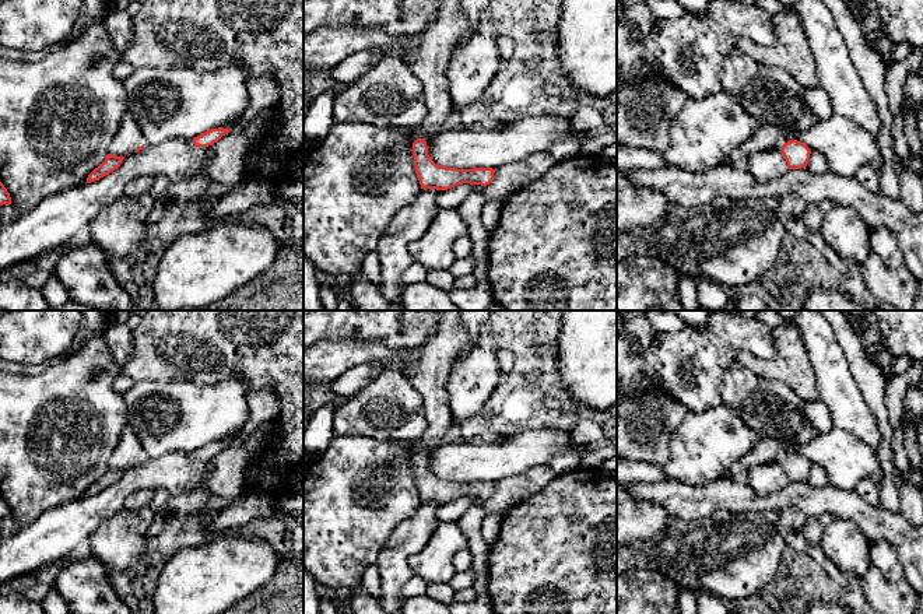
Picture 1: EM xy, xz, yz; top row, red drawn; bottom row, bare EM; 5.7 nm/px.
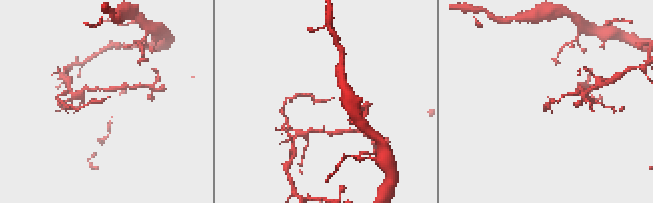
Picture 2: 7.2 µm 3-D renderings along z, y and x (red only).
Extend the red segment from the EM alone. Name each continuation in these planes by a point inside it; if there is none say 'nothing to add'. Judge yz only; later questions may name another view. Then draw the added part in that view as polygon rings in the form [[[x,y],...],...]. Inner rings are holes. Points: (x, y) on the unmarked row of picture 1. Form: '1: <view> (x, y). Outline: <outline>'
nothing to add

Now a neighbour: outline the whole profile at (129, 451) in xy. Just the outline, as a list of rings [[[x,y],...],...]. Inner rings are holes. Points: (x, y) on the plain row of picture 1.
[[[127,424],[120,434],[116,449],[109,457],[108,466],[116,470],[124,470],[133,467],[143,457],[143,446]]]

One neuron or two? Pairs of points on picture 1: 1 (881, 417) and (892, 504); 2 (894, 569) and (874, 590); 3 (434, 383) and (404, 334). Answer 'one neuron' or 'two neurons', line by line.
1: one neuron
2: two neurons
3: two neurons

